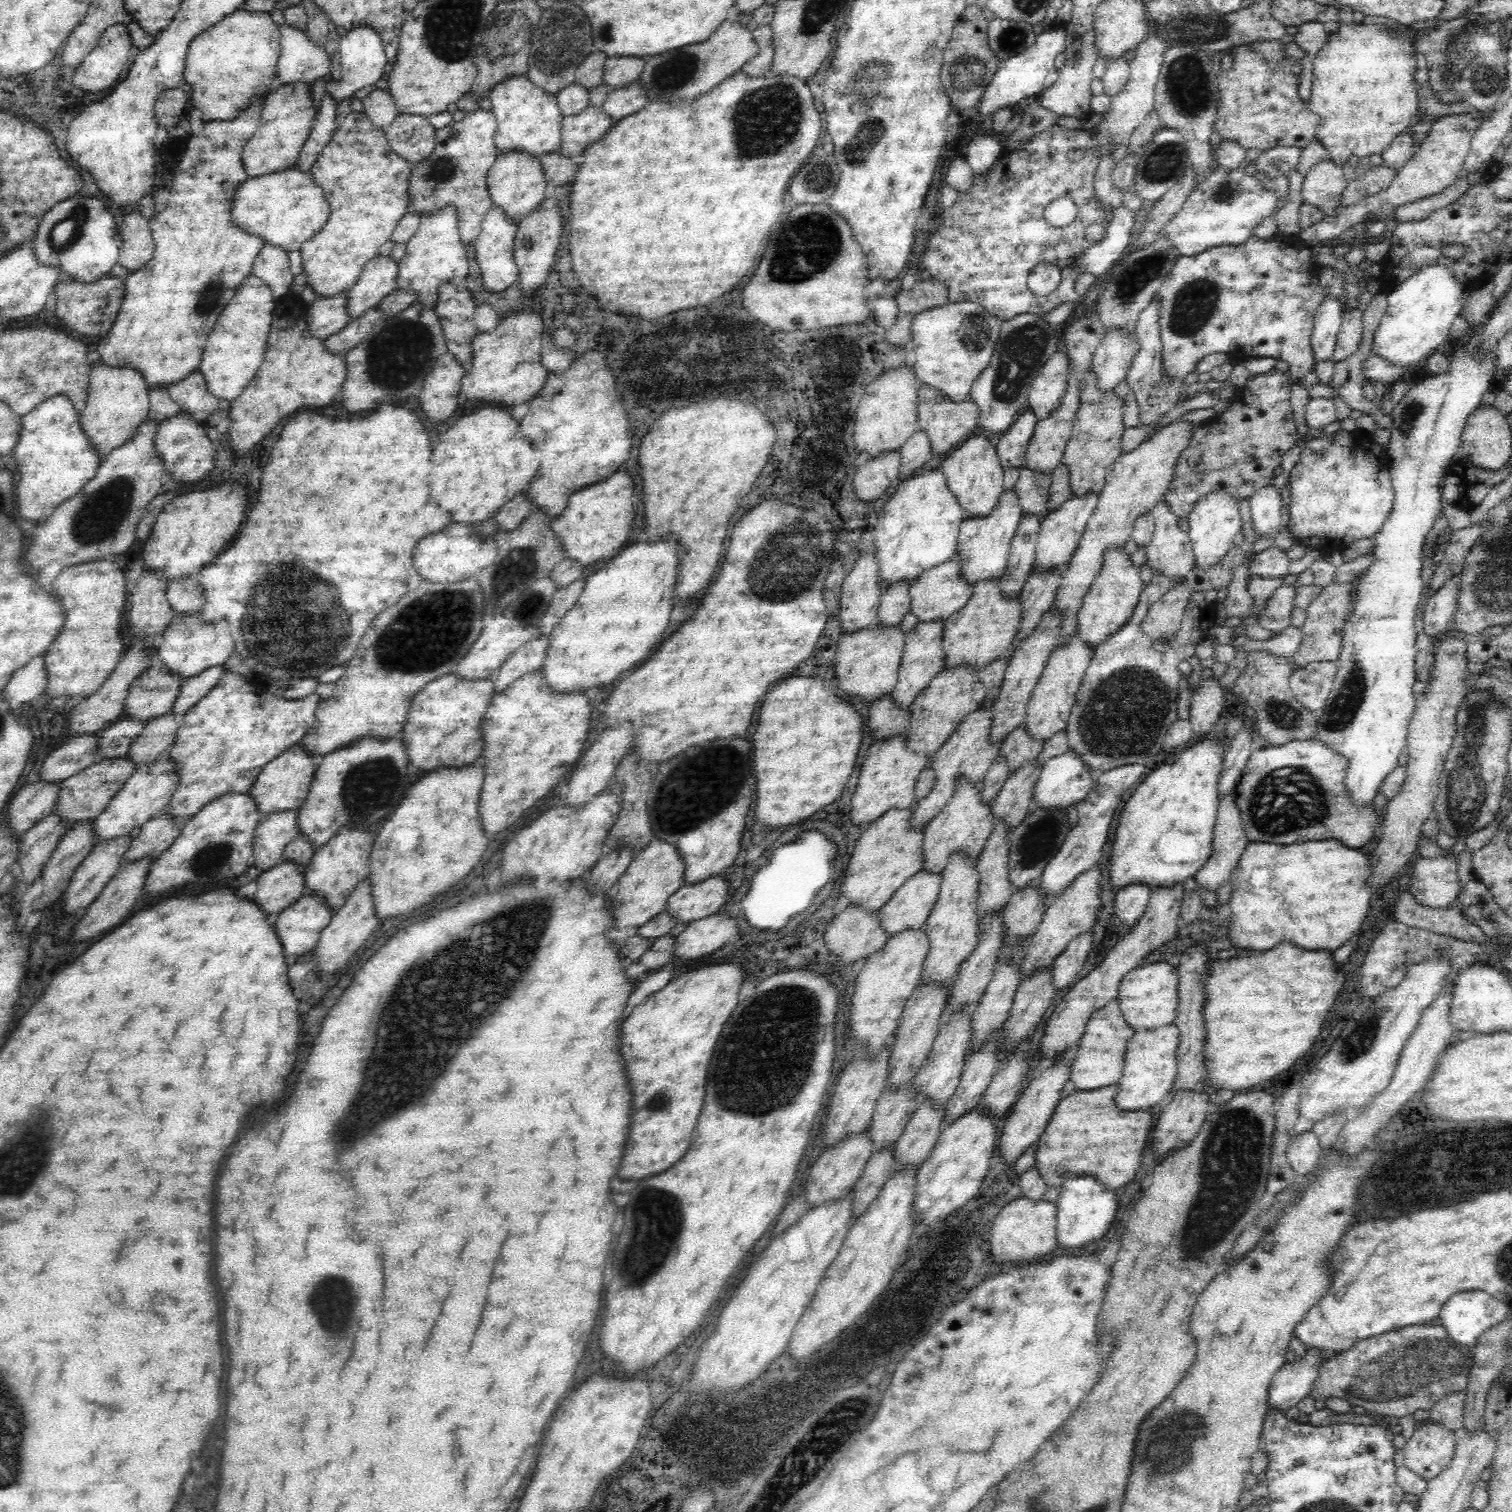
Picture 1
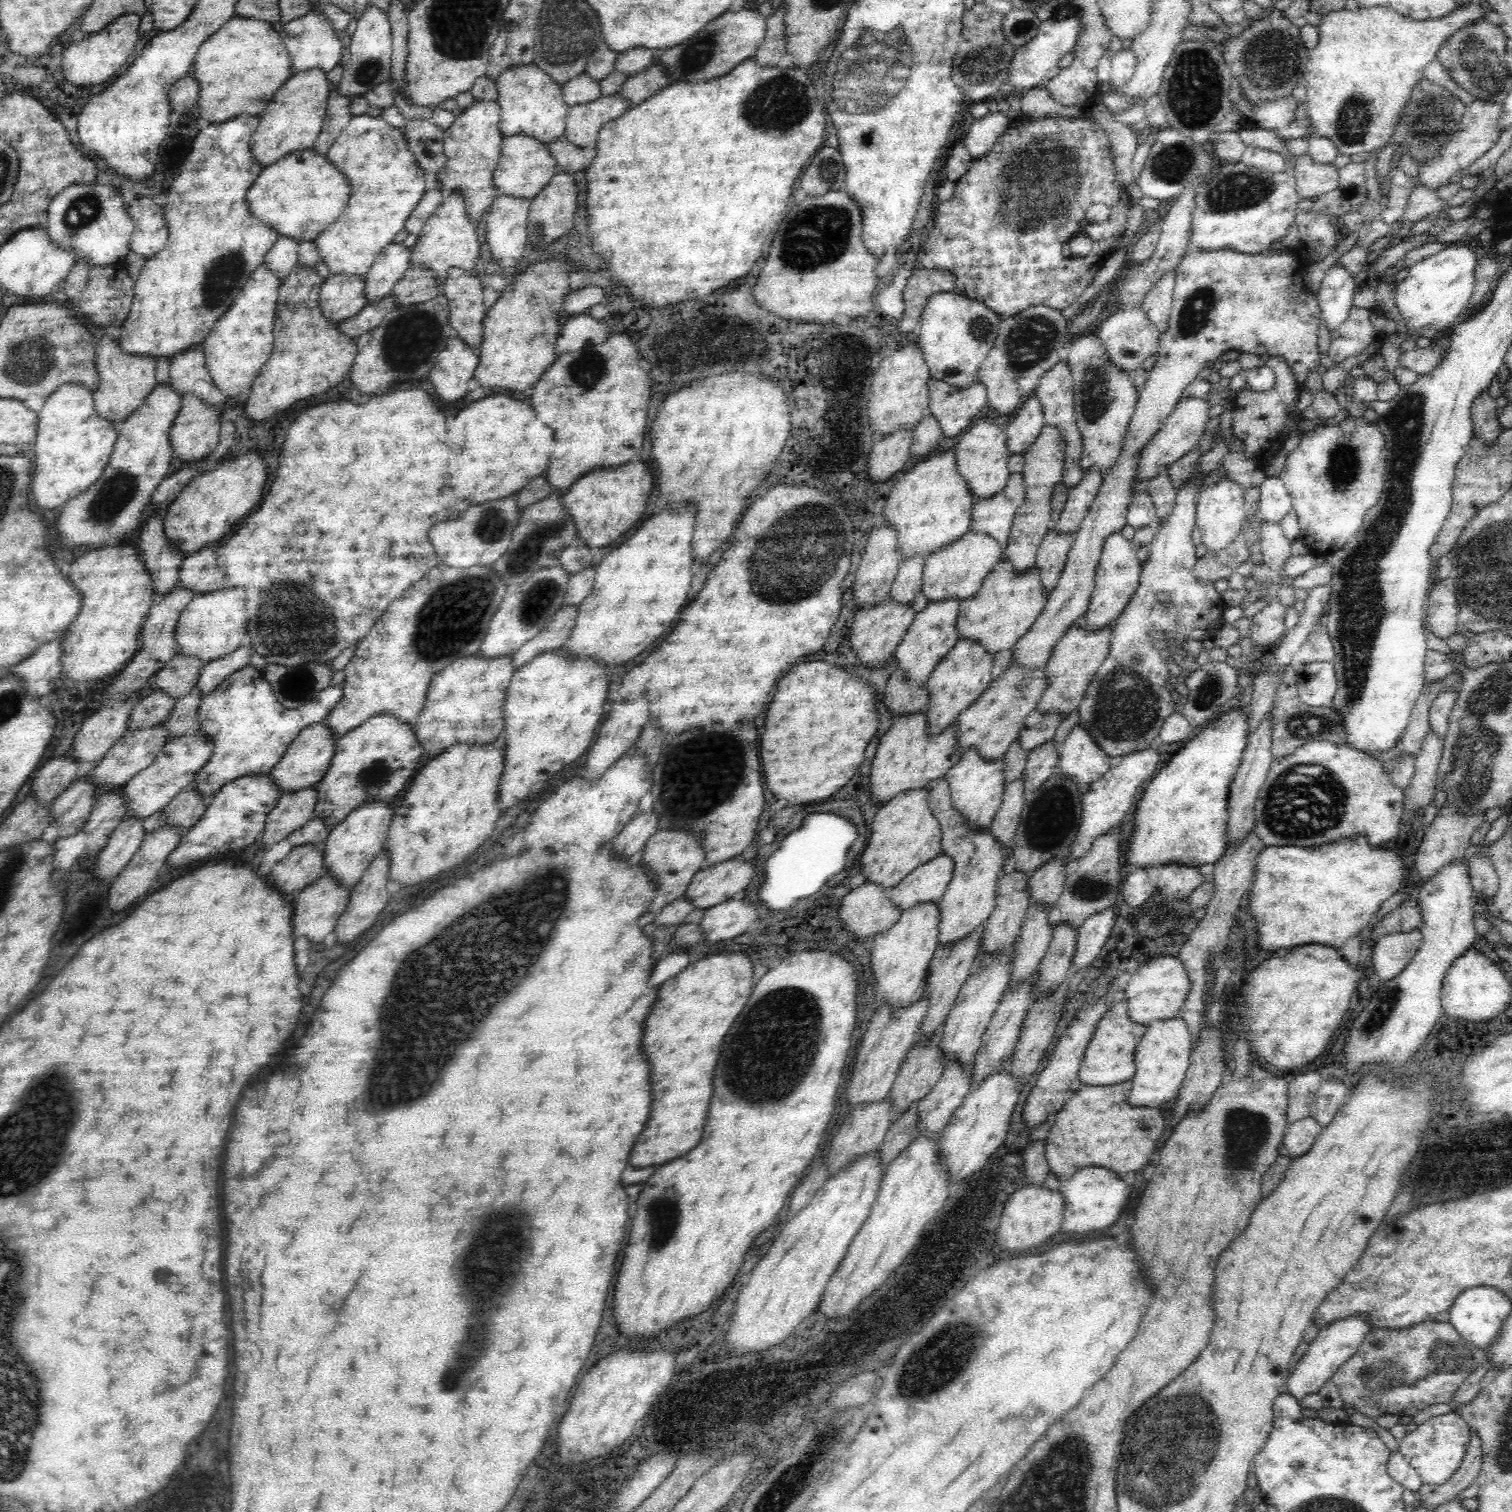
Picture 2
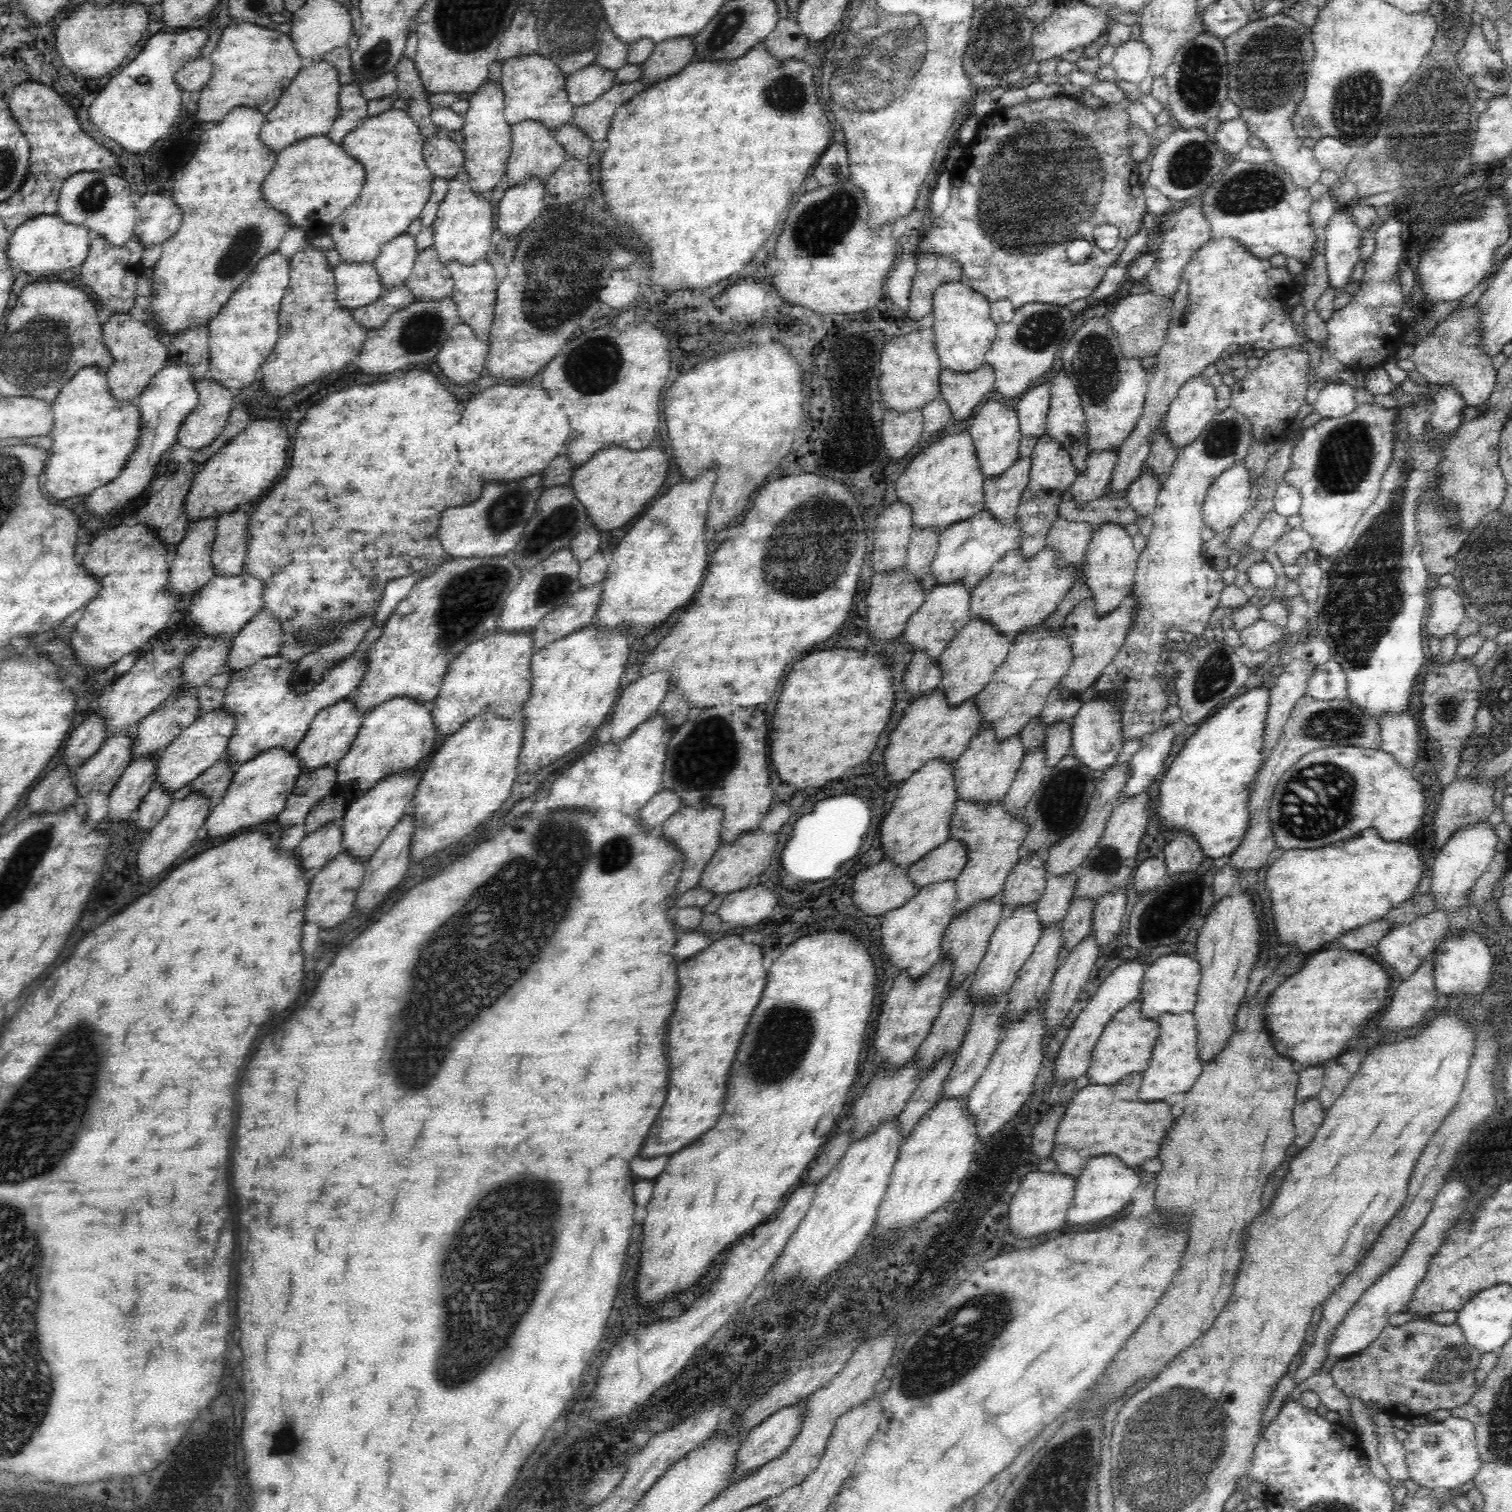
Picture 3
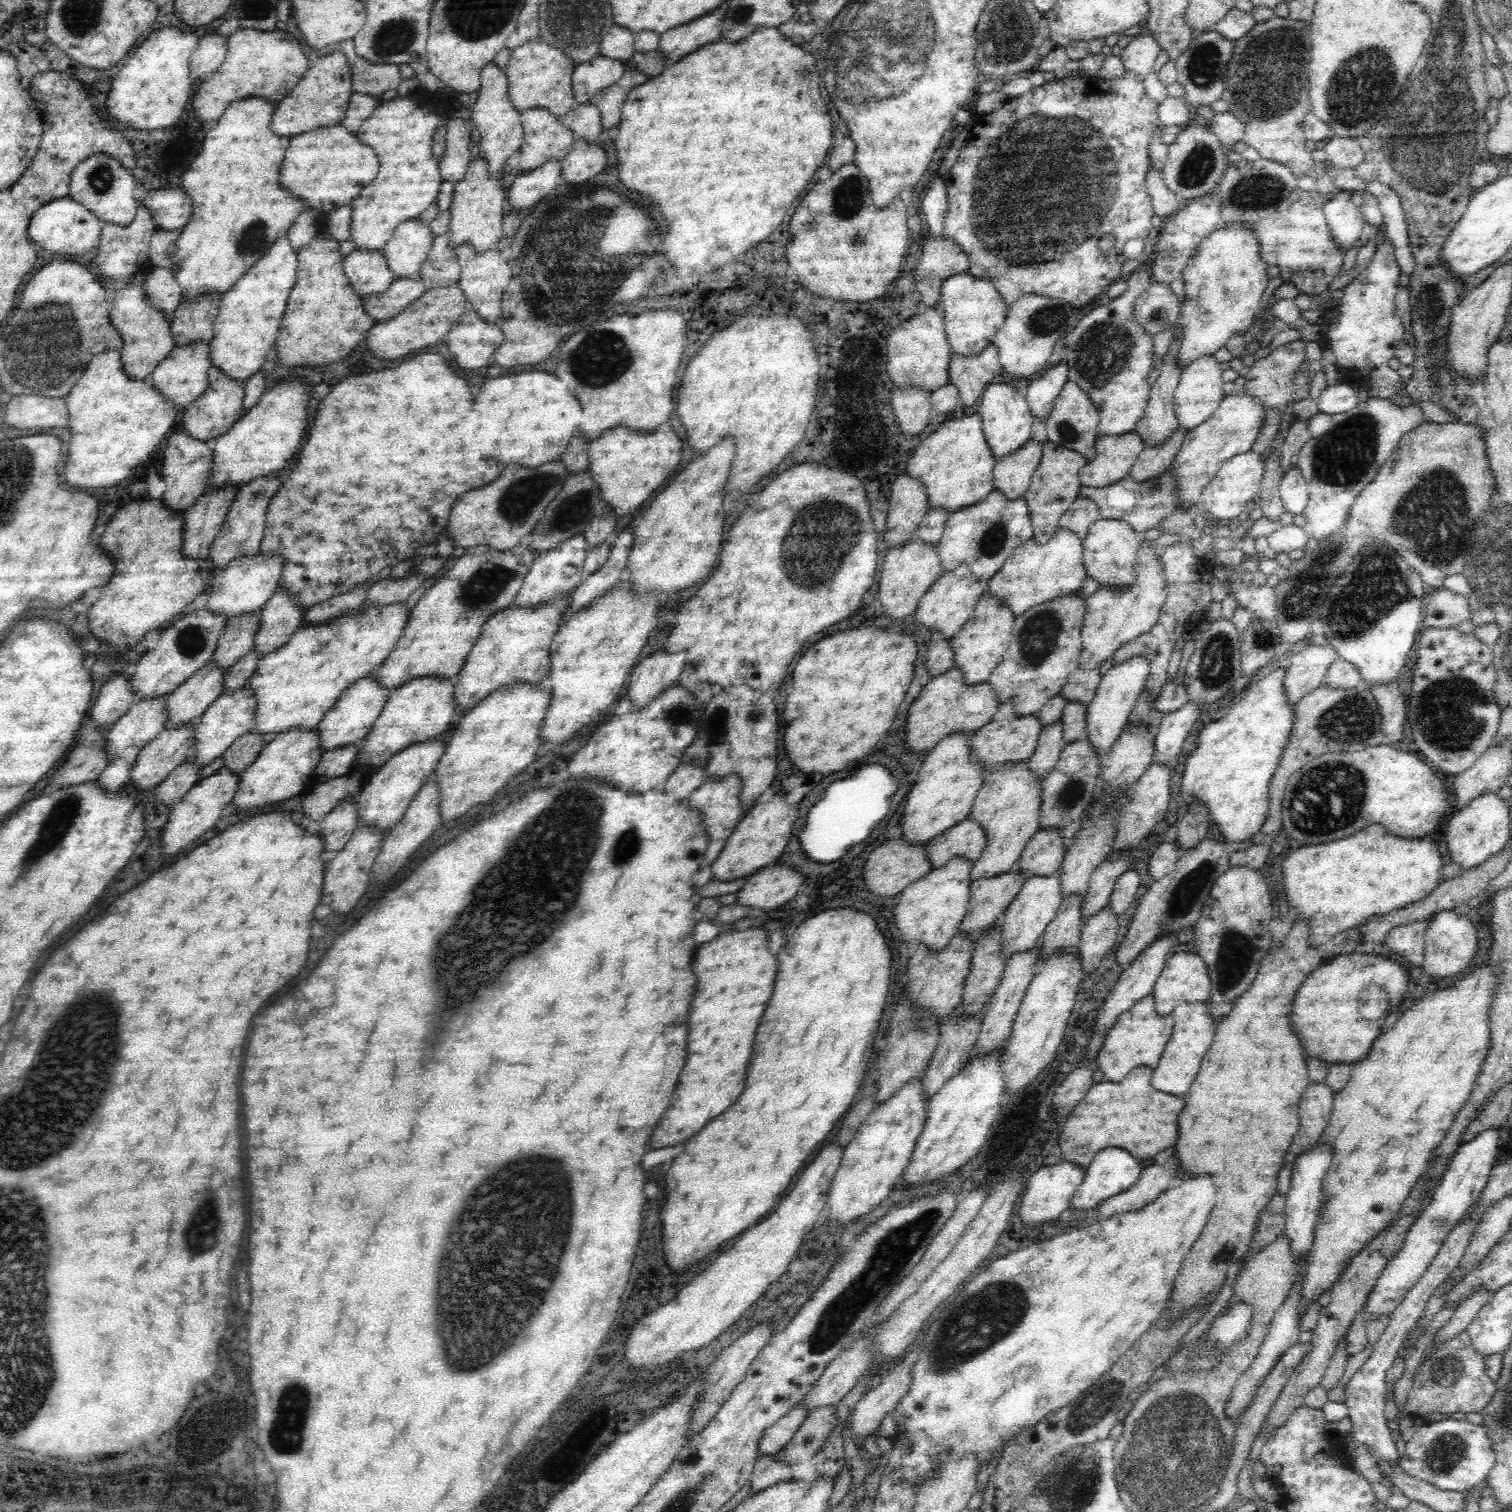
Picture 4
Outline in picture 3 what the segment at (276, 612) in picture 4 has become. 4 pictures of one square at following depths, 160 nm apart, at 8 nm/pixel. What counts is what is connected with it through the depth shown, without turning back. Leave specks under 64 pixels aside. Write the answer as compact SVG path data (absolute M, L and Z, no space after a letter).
M261 608L233 640L224 670L244 670L257 660L278 655L281 648L281 624Z

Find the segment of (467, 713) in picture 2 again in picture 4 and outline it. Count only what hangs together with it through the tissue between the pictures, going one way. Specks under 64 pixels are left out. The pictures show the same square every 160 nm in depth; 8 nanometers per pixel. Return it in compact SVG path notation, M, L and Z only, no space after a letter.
M578 584L568 594L556 596L536 607L517 606L512 600L506 608L496 612L484 623L481 635L457 675L453 698L458 717L495 692L496 688L513 684L516 680L535 684L548 676L549 646L564 622L564 612L577 588Z

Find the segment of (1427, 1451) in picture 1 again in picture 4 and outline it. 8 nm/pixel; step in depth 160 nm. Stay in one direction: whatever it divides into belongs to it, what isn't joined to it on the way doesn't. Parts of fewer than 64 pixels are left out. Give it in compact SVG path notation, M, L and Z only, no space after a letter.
M1449 1417L1418 1427L1399 1462L1406 1475L1442 1491L1461 1492L1464 1489L1475 1490L1482 1485L1484 1478L1496 1466L1495 1453L1492 1439L1484 1426L1474 1426L1468 1420Z

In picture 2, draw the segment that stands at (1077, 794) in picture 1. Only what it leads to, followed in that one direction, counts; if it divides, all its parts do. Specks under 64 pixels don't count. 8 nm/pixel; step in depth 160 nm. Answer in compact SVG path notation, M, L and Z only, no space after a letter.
M1079 722L1060 744L1059 753L1059 772L1079 784L1094 783L1112 768L1110 756L1097 746Z

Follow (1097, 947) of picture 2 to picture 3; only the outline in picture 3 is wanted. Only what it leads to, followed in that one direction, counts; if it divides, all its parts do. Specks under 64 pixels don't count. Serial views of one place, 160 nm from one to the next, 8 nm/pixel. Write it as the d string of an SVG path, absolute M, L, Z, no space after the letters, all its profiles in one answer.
M1112 888L1097 900L1092 916L1092 931L1098 946L1106 946L1122 935L1126 908L1126 888Z

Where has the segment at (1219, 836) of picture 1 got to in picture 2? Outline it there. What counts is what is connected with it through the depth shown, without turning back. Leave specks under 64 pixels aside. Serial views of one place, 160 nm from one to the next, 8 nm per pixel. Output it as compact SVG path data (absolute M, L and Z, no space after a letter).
M1271 708L1264 714L1264 718L1258 720L1256 731L1250 733L1248 744L1243 752L1242 762L1235 772L1234 780L1230 785L1230 794L1228 797L1227 811L1227 842L1229 846L1234 846L1238 840L1242 840L1246 836L1246 832L1250 832L1255 827L1256 818L1252 814L1254 804L1258 798L1261 786L1265 783L1273 756L1271 753L1272 743L1272 724L1271 724Z

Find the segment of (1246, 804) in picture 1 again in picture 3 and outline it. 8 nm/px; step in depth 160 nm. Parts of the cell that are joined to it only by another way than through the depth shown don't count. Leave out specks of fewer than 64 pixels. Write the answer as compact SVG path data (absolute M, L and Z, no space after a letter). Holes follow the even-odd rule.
M1380 747L1314 749L1282 776L1273 796L1268 816L1278 850L1322 848L1332 842L1352 838L1368 828L1375 828L1386 842L1400 842L1424 826L1422 818L1426 807L1423 785L1416 780L1413 772L1398 764L1391 754ZM1300 772L1303 776L1298 776ZM1300 778L1310 782L1292 781ZM1312 778L1320 780L1320 784L1312 784ZM1328 784L1332 784L1334 791L1328 791ZM1292 790L1298 796L1294 796Z

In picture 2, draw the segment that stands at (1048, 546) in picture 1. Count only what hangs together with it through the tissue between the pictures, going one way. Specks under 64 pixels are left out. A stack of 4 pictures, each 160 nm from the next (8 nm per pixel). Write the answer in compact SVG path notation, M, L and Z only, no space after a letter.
M1090 468L1086 473L1083 473L1082 480L1066 491L1064 511L1056 522L1052 522L1051 530L1065 532L1065 534L1076 532L1080 528L1082 519L1092 507L1103 480L1102 473L1096 468Z

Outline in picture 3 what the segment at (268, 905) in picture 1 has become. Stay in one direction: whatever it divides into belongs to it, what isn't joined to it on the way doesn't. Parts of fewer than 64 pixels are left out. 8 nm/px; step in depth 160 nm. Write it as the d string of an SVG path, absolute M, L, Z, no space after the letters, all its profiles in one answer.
M330 820L328 824L308 833L300 842L296 849L301 868L306 870L304 873L310 876L319 871L335 856L341 854L343 850L341 826L342 820Z

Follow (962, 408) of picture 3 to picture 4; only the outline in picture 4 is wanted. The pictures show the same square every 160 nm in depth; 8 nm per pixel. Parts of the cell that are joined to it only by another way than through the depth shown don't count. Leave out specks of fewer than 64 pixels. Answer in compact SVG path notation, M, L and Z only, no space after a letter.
M993 343L976 356L951 354L949 382L958 388L960 403L972 406L981 399L986 386L994 382L994 376L1000 372L999 356Z

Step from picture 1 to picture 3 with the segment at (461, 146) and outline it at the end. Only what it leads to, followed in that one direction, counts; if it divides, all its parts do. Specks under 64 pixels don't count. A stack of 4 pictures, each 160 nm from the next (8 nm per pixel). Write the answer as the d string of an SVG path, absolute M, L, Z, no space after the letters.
M486 78L470 98L470 109L463 115L464 134L464 170L469 175L469 186L477 194L489 196L493 189L505 174L505 168L511 153L512 125L505 119L505 97L500 82L494 82Z

